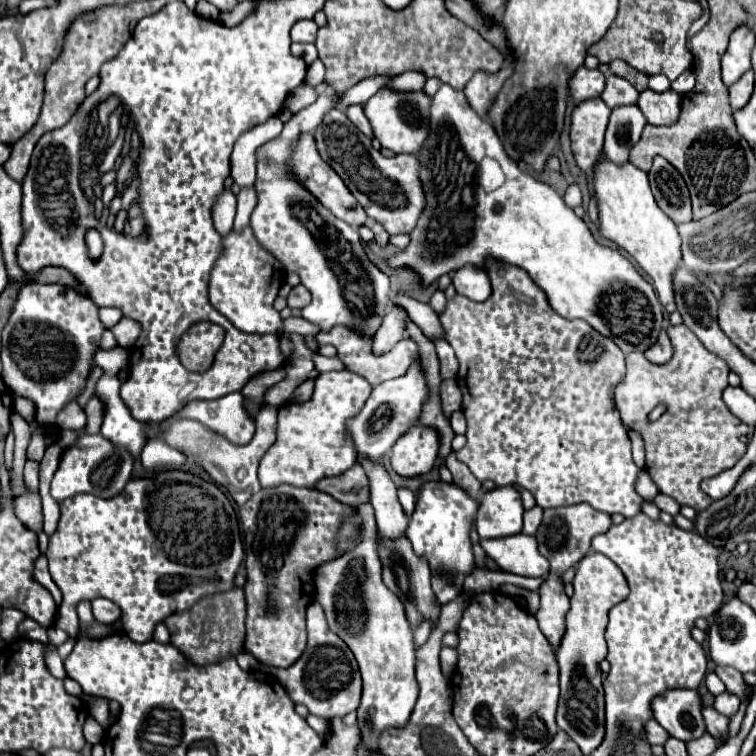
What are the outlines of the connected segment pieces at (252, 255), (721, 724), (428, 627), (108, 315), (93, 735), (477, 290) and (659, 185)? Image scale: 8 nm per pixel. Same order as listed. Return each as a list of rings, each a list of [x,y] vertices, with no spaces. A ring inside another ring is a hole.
[[[246,226],[240,234],[230,230],[222,238],[222,256],[218,256],[210,272],[208,298],[222,316],[246,334],[282,334],[282,318],[272,304],[286,280],[286,272],[252,234],[252,228]]]
[[[702,706],[702,710],[704,710],[702,714],[704,714],[704,724],[706,724],[708,734],[712,734],[716,740],[724,736],[728,730],[728,718],[716,712],[712,706]]]
[[[424,620],[422,624],[416,626],[416,630],[414,630],[414,644],[416,644],[416,648],[422,646],[428,640],[430,632],[432,632],[432,622],[428,622],[428,620]]]
[[[100,308],[100,318],[102,318],[102,324],[106,328],[112,328],[120,322],[122,318],[122,312],[118,308]]]
[[[91,716],[87,718],[83,726],[84,738],[90,742],[90,744],[98,744],[104,740],[104,730],[102,726],[98,726],[98,722]]]
[[[464,266],[462,270],[458,270],[452,278],[452,284],[458,294],[462,294],[474,302],[484,302],[492,292],[488,274],[474,270],[470,266]]]
[[[656,158],[652,164],[652,170],[648,172],[652,194],[656,198],[656,204],[662,208],[662,212],[674,222],[684,224],[692,220],[692,206],[690,206],[690,194],[688,188],[678,174],[678,170],[664,158]]]

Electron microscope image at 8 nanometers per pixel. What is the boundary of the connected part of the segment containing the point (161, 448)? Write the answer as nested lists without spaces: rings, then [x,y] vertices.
[[[162,438],[148,440],[142,450],[142,464],[146,470],[156,468],[182,468],[186,457],[170,448]]]

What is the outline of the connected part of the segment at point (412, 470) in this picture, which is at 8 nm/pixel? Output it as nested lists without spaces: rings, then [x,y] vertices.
[[[416,424],[406,436],[398,438],[390,452],[394,472],[404,478],[428,474],[438,458],[438,446],[438,434],[432,428]]]

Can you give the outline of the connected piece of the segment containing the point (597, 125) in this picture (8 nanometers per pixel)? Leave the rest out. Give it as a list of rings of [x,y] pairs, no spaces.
[[[600,98],[580,102],[571,114],[571,149],[578,166],[590,174],[604,144],[610,108]]]

